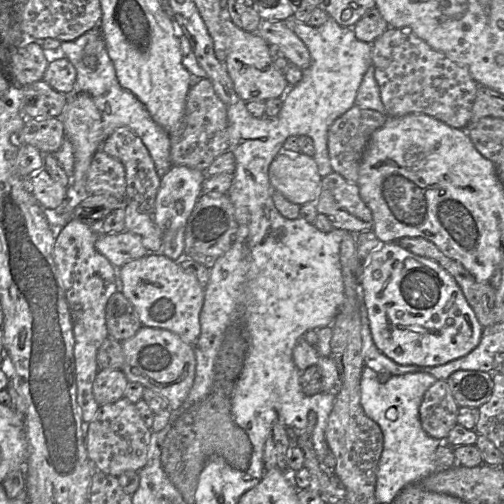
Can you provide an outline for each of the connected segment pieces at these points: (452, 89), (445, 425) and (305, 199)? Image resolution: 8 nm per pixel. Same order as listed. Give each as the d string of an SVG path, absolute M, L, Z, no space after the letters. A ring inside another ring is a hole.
M388 27L371 46L372 66L379 86L380 97L388 117L425 114L453 128L464 129L471 123L472 108L479 85L468 69L431 48L425 41L407 30Z
M437 380L423 396L419 408L421 426L430 437L445 442L457 424L458 411L447 381Z
M281 147L268 170L272 188L298 205L316 201L322 177L313 157Z

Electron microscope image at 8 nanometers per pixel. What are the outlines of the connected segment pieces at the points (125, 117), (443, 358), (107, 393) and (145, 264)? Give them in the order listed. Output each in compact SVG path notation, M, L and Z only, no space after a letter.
M99 27L85 32L83 35L73 41L61 41L59 53L64 55L76 69L76 80L73 90L71 91L71 94L65 94L67 95L67 100L68 96L75 96L78 93L88 93L93 99L97 108L102 113L103 139L105 140L110 134L113 133L115 129L119 127L129 128L141 139L155 164L158 175L162 177L173 166L170 160L170 139L168 133L152 119L146 107L137 99L136 96L121 87L117 79L115 66L107 50L102 50L99 53L96 67L87 67L83 63L84 48L89 43L89 41L95 40L97 38L98 33L100 33Z
M397 242L381 243L371 253L361 272L360 291L367 308L373 341L395 363L440 366L469 354L480 343L483 326L455 279L434 260L415 255Z
M100 369L93 383L93 396L101 406L124 398L128 379L122 370Z
M148 253L117 270L118 291L131 302L143 326L163 328L194 345L200 335L204 290L196 277L162 253Z

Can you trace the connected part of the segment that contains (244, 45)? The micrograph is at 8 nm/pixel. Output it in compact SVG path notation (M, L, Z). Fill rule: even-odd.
M226 16L222 19L222 28L229 39L229 49L224 64L237 95L243 101L259 102L285 95L289 85L284 75L272 63L269 44L258 34L239 28Z

